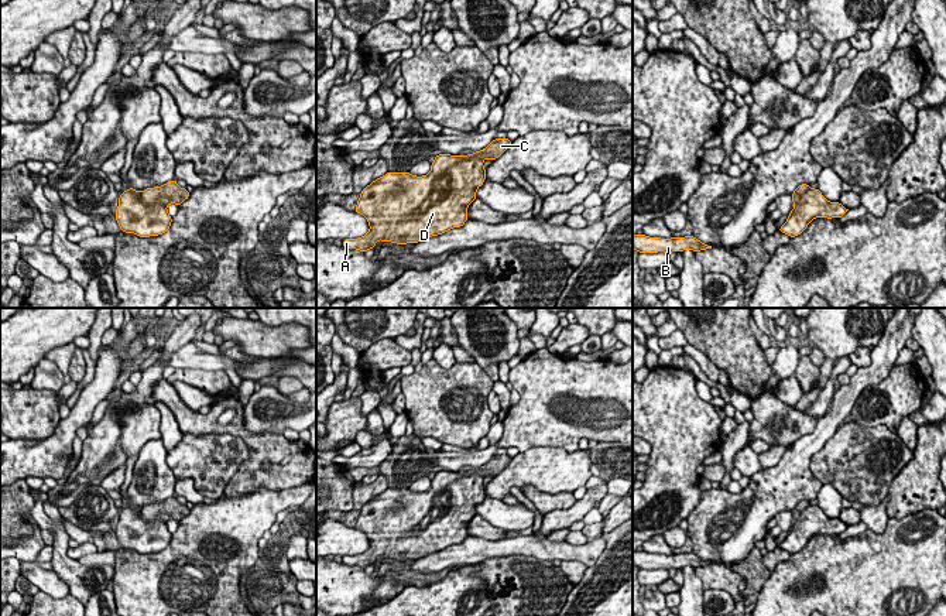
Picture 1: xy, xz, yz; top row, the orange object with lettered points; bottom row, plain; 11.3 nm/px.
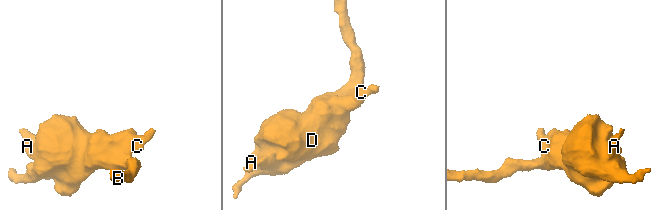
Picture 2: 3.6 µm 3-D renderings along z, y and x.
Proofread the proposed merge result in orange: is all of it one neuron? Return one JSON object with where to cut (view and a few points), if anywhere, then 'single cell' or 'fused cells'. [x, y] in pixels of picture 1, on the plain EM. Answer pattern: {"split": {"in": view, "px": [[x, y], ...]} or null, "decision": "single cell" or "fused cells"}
{"split": {"in": "xy", "px": [[139, 509], [144, 519], [161, 519], [165, 523]]}, "decision": "fused cells"}

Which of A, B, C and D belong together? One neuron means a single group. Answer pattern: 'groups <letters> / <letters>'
groups A B D / C

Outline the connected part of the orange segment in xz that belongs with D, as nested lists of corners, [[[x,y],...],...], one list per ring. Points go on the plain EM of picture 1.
[[[439,470],[431,480],[431,489],[422,493],[409,489],[387,489],[363,504],[356,530],[363,531],[370,547],[363,554],[346,555],[342,562],[366,569],[378,557],[397,561],[418,559],[465,541],[469,521],[477,514],[476,507],[486,496],[483,478],[472,473]]]

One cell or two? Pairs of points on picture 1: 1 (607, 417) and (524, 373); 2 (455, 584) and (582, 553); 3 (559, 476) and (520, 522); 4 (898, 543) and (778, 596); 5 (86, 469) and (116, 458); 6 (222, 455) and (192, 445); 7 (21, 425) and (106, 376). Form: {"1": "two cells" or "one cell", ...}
{"1": "one cell", "2": "two cells", "3": "two cells", "4": "one cell", "5": "one cell", "6": "one cell", "7": "two cells"}

